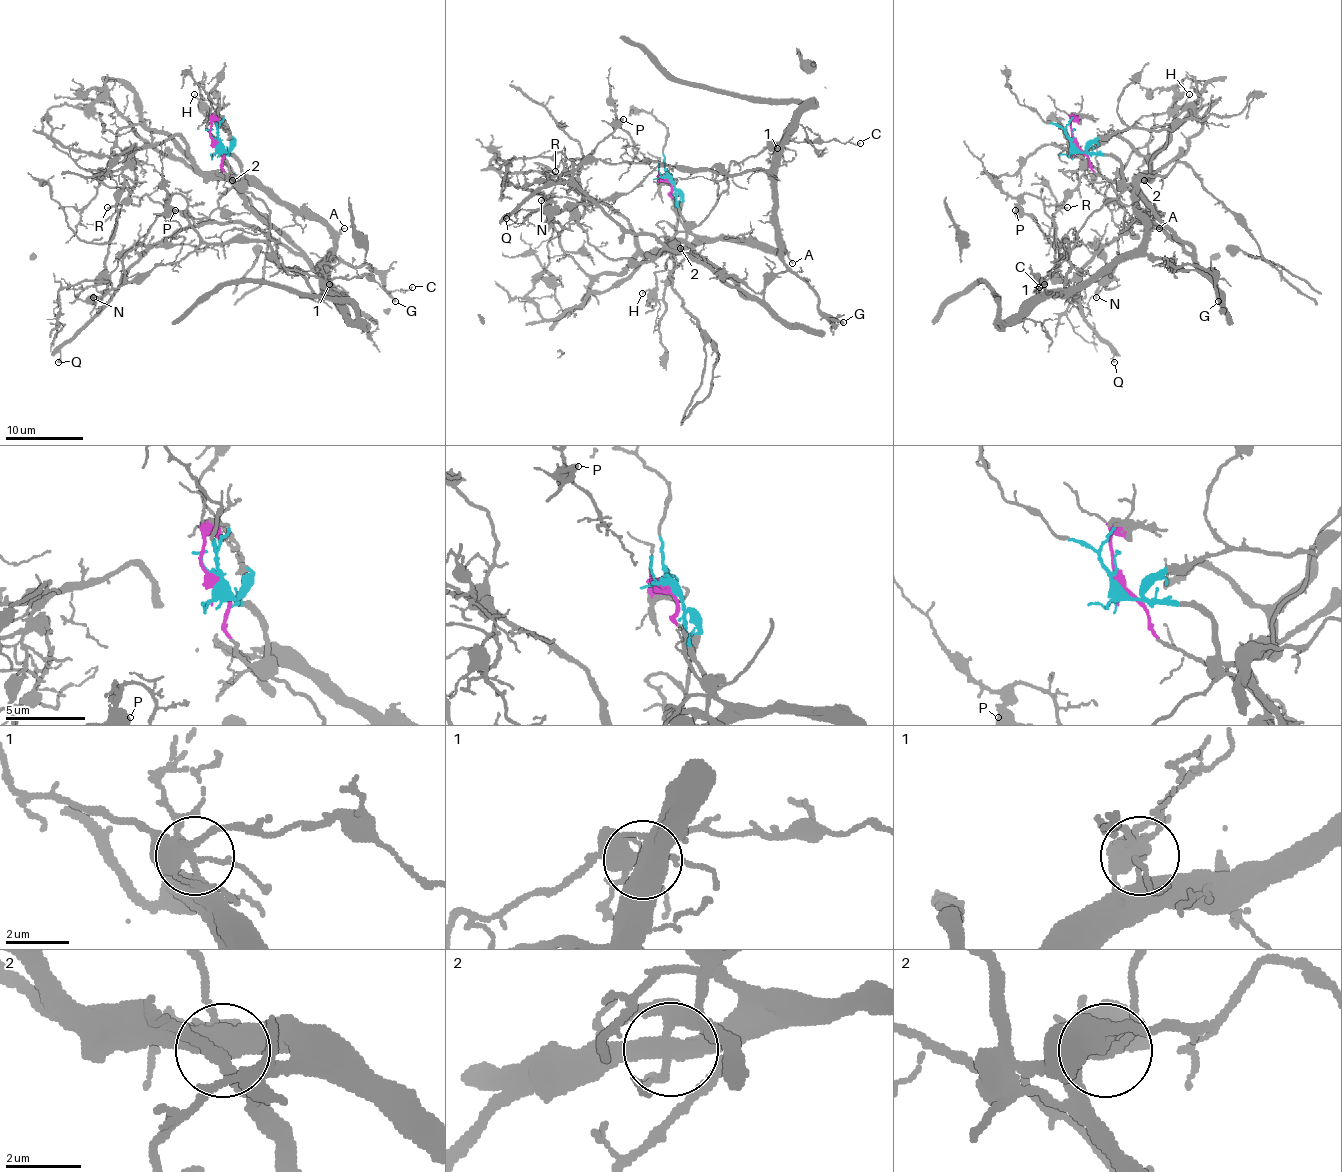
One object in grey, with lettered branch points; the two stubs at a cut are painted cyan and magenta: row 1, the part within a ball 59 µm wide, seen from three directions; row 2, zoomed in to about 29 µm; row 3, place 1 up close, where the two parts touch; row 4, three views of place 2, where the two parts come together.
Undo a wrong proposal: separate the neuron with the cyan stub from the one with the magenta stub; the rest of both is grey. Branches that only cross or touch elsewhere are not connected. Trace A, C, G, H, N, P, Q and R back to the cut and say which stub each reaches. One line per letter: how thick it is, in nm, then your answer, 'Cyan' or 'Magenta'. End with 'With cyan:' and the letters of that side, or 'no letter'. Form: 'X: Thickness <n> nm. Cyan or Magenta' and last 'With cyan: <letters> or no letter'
A: Thickness 100 nm. Cyan
C: Thickness 100 nm. Cyan
G: Thickness 240 nm. Cyan
H: Thickness 90 nm. Magenta
N: Thickness 130 nm. Magenta
P: Thickness 650 nm. Magenta
Q: Thickness 160 nm. Magenta
R: Thickness 150 nm. Cyan
With cyan: A, C, G, R

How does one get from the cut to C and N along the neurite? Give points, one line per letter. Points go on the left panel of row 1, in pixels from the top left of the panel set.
C: (220, 145), (246, 184), (269, 188), (324, 225), (334, 245), (328, 290), (334, 278), (412, 286)
N: (220, 145), (222, 169), (238, 194), (285, 243), (254, 225), (179, 227), (128, 270), (93, 316), (93, 298)

